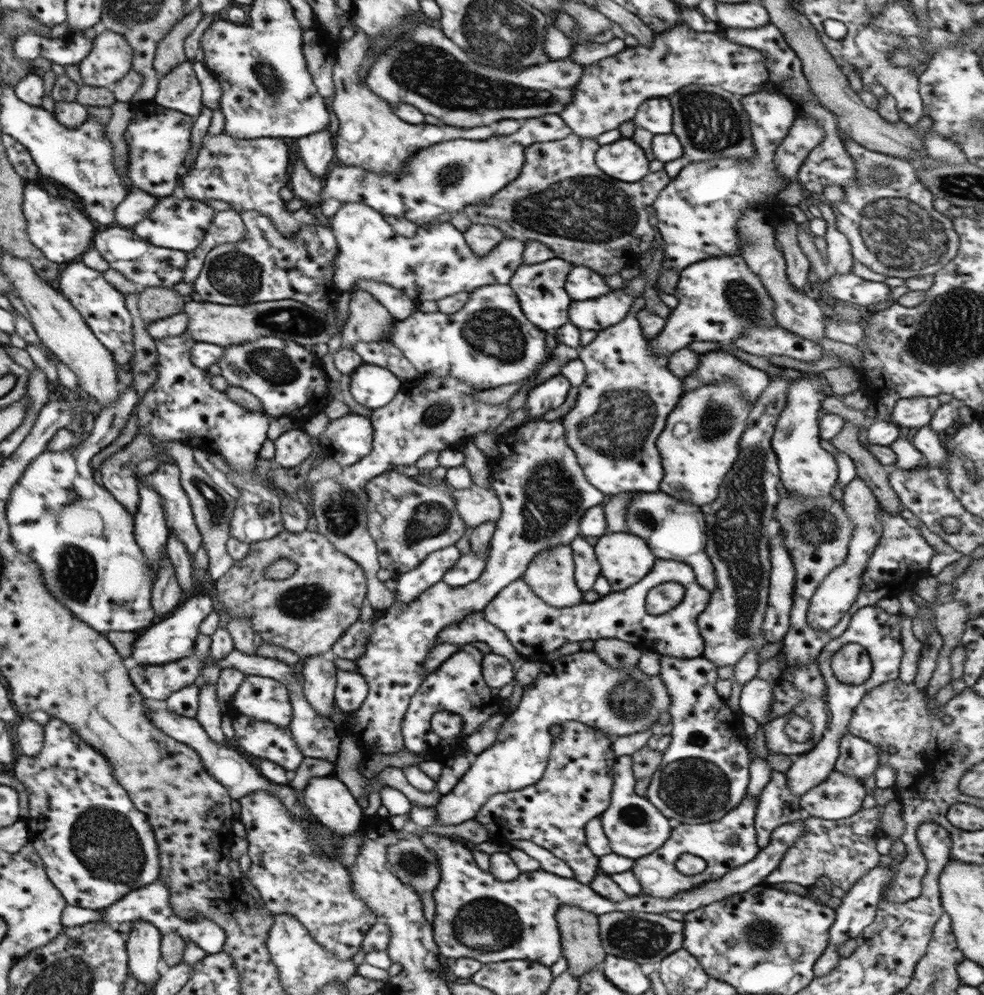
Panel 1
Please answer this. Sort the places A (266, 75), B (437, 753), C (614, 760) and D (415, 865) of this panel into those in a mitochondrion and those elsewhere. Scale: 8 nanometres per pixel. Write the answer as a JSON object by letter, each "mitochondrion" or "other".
{"A":"mitochondrion","B":"other","C":"other","D":"mitochondrion"}

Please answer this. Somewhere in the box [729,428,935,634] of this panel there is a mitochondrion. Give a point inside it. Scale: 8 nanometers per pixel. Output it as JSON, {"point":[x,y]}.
{"point":[816,524]}

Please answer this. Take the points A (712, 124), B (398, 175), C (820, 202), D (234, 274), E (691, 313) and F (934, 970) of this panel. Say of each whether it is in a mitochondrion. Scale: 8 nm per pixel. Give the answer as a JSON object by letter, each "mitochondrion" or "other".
{"A":"mitochondrion","B":"other","C":"other","D":"mitochondrion","E":"other","F":"mitochondrion"}

